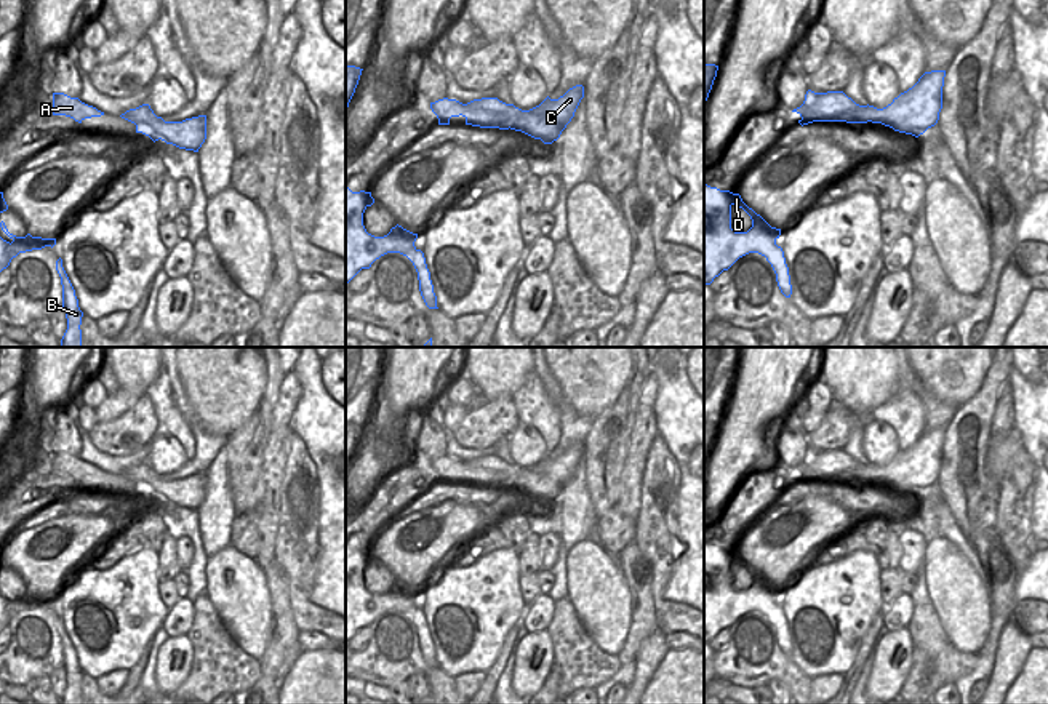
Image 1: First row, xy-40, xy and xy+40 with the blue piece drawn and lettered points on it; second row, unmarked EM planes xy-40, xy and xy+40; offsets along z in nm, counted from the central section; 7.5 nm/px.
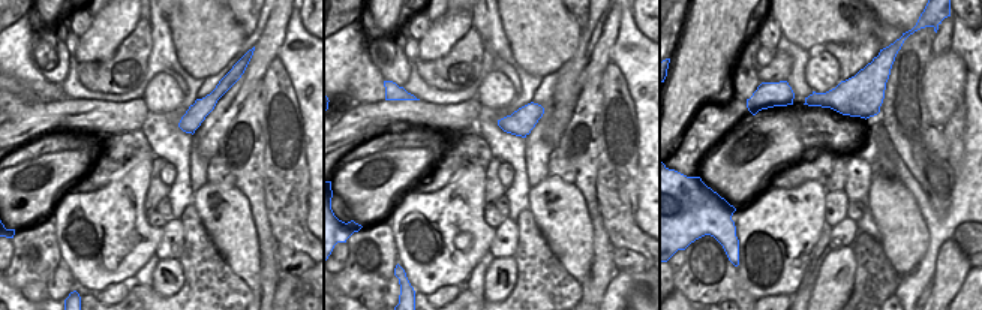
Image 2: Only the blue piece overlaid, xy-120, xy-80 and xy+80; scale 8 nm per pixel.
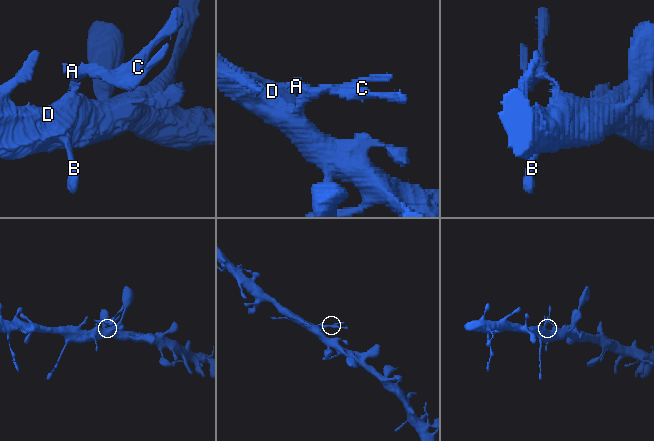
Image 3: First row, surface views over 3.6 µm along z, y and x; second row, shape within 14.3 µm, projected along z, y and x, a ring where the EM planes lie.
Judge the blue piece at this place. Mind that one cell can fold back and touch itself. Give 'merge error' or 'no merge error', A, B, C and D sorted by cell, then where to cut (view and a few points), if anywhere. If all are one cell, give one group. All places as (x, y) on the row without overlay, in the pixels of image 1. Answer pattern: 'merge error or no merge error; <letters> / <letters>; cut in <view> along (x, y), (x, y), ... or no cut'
no merge error; A B C D; no cut

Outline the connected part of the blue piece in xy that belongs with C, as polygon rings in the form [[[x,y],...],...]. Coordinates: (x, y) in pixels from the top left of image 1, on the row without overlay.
[[[584,445],[570,446],[558,458],[549,454],[536,466],[522,469],[514,462],[506,462],[498,456],[482,456],[462,462],[456,458],[438,458],[430,461],[438,483],[450,483],[451,475],[462,474],[466,483],[480,486],[499,486],[522,490],[544,502],[552,502],[574,475],[574,470],[584,456]]]

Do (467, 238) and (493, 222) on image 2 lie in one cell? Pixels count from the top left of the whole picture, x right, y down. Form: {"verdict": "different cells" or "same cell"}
{"verdict": "different cells"}

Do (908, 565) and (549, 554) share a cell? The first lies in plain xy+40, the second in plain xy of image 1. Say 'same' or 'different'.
same

